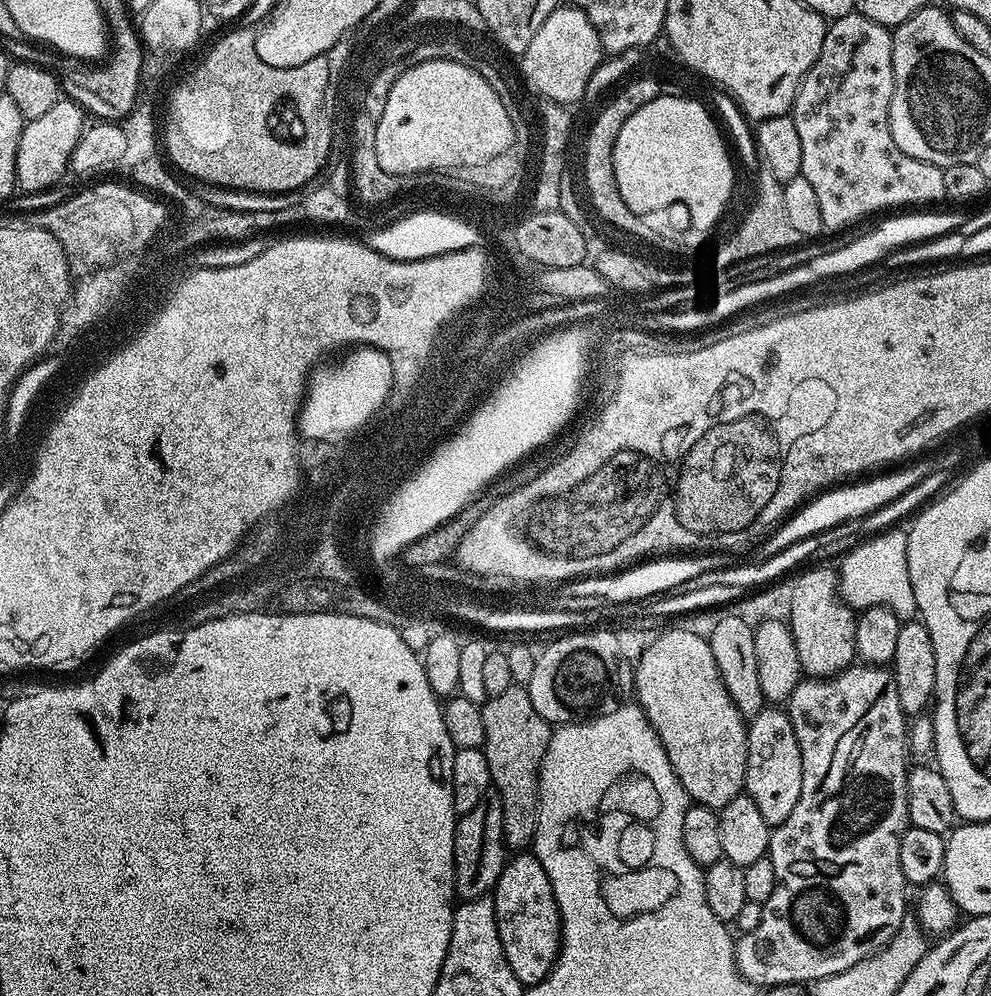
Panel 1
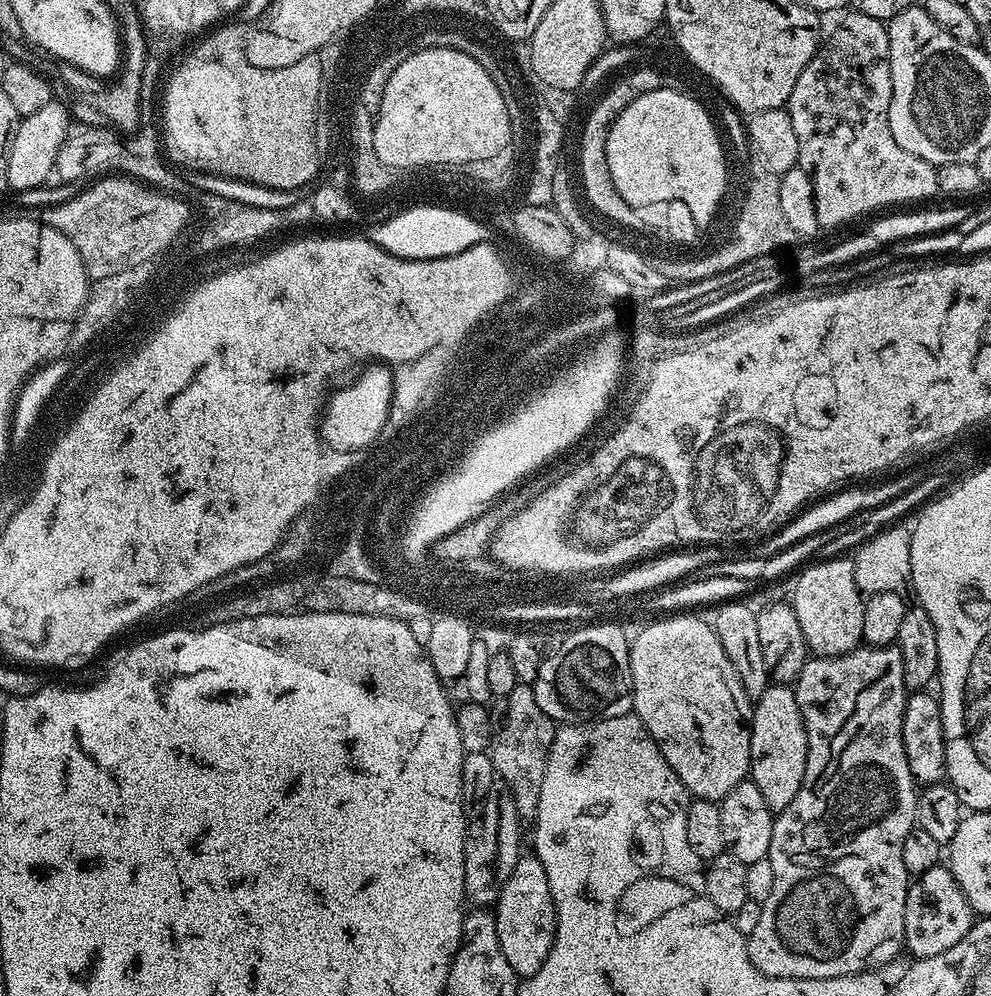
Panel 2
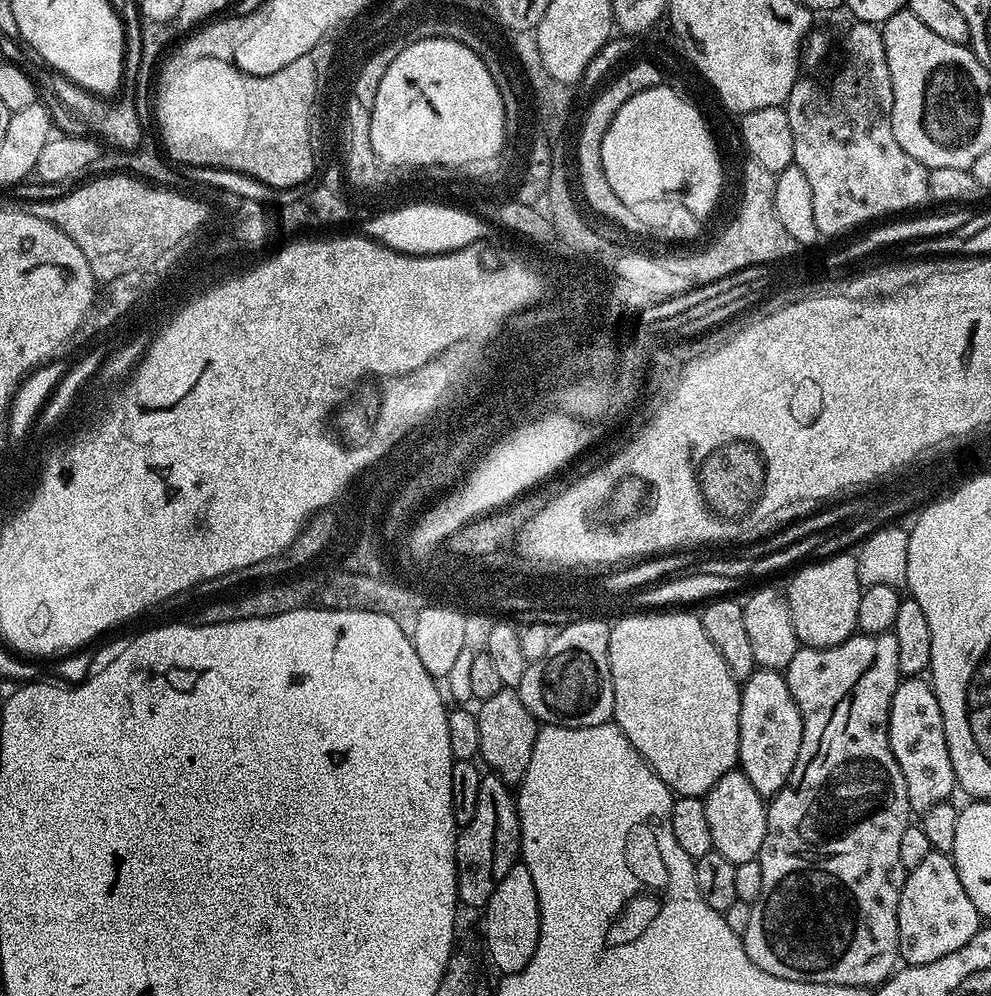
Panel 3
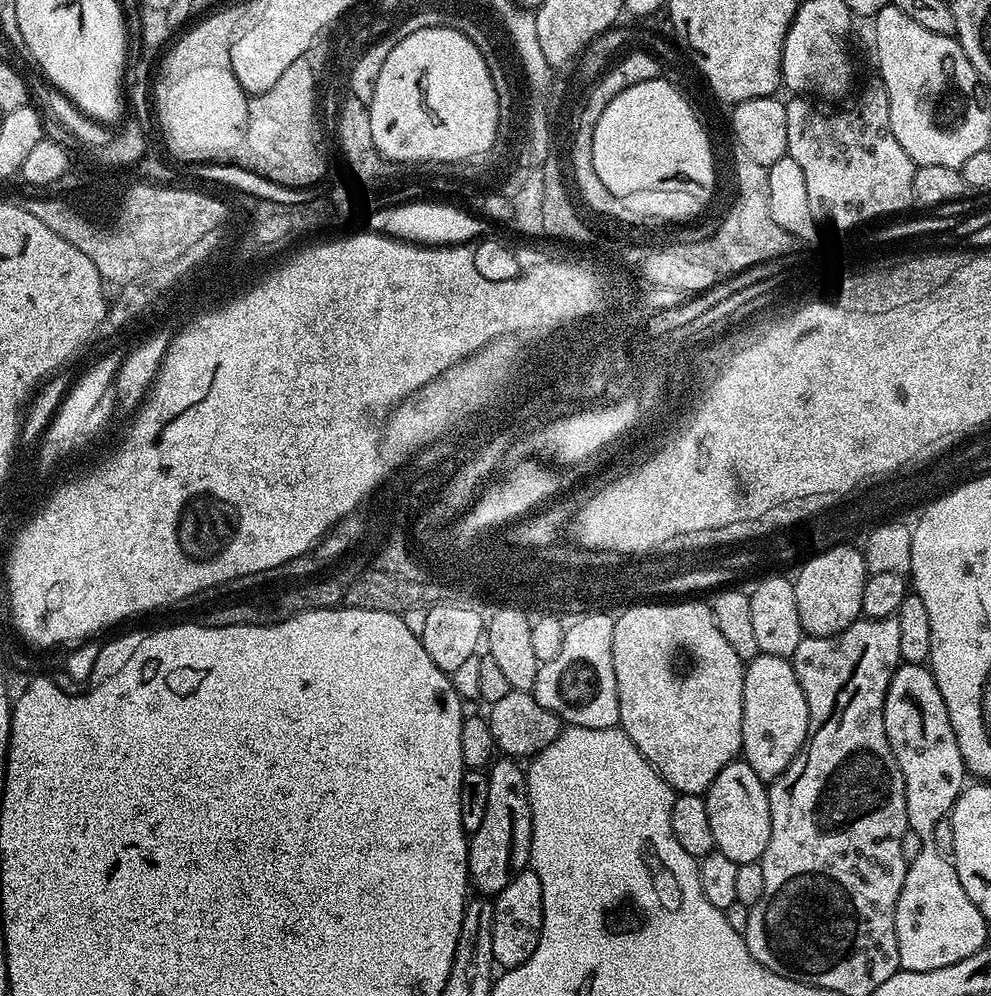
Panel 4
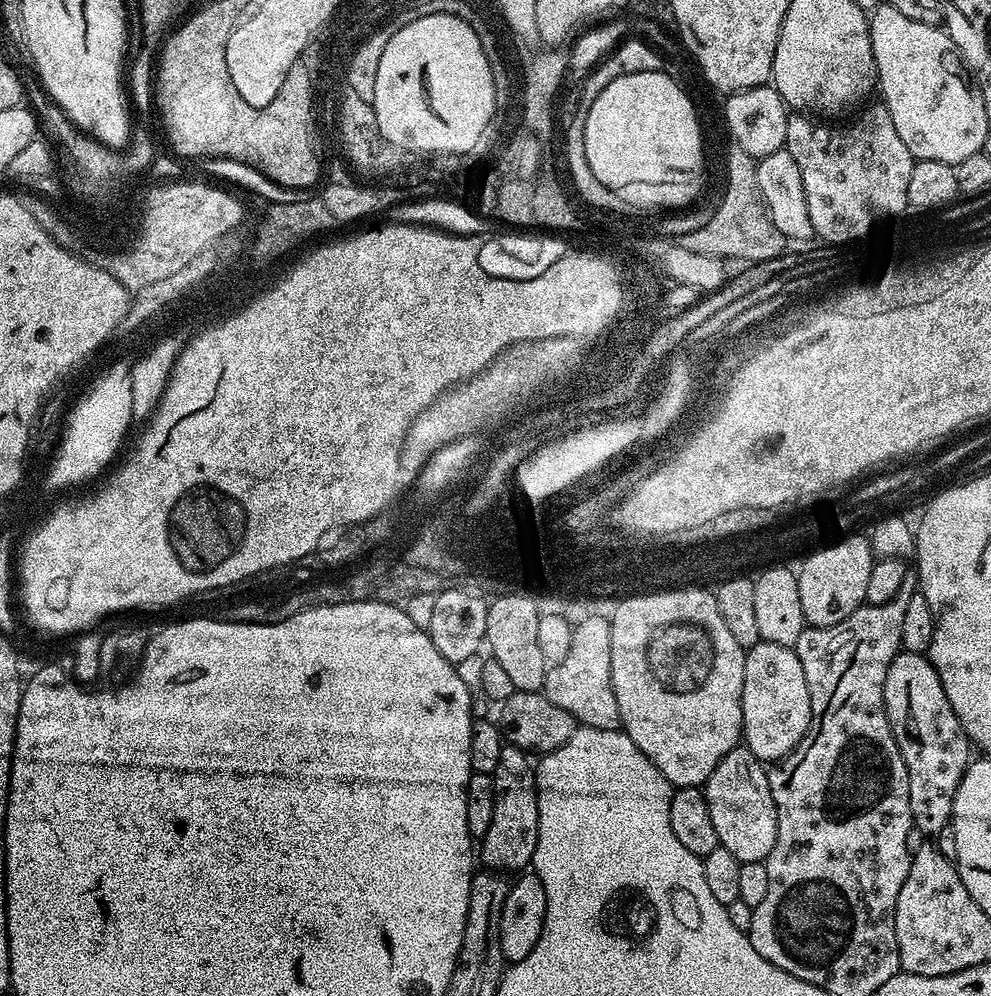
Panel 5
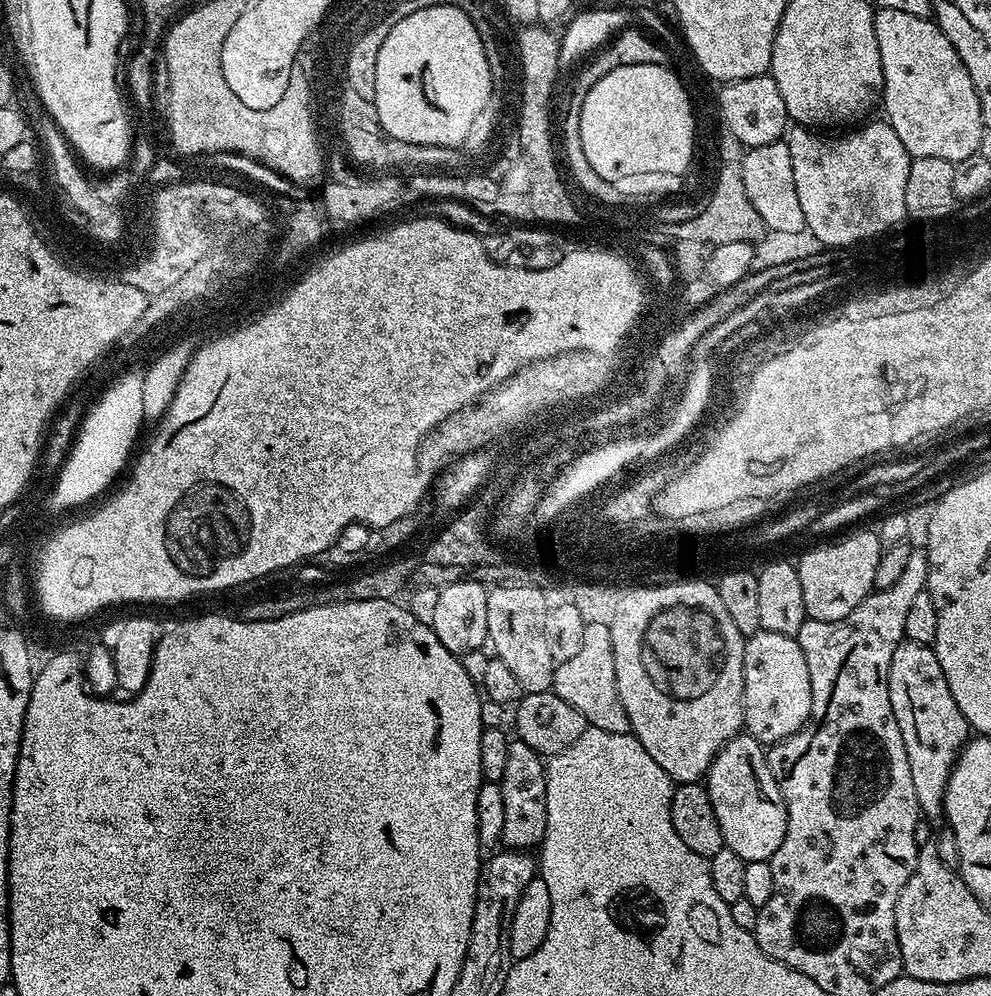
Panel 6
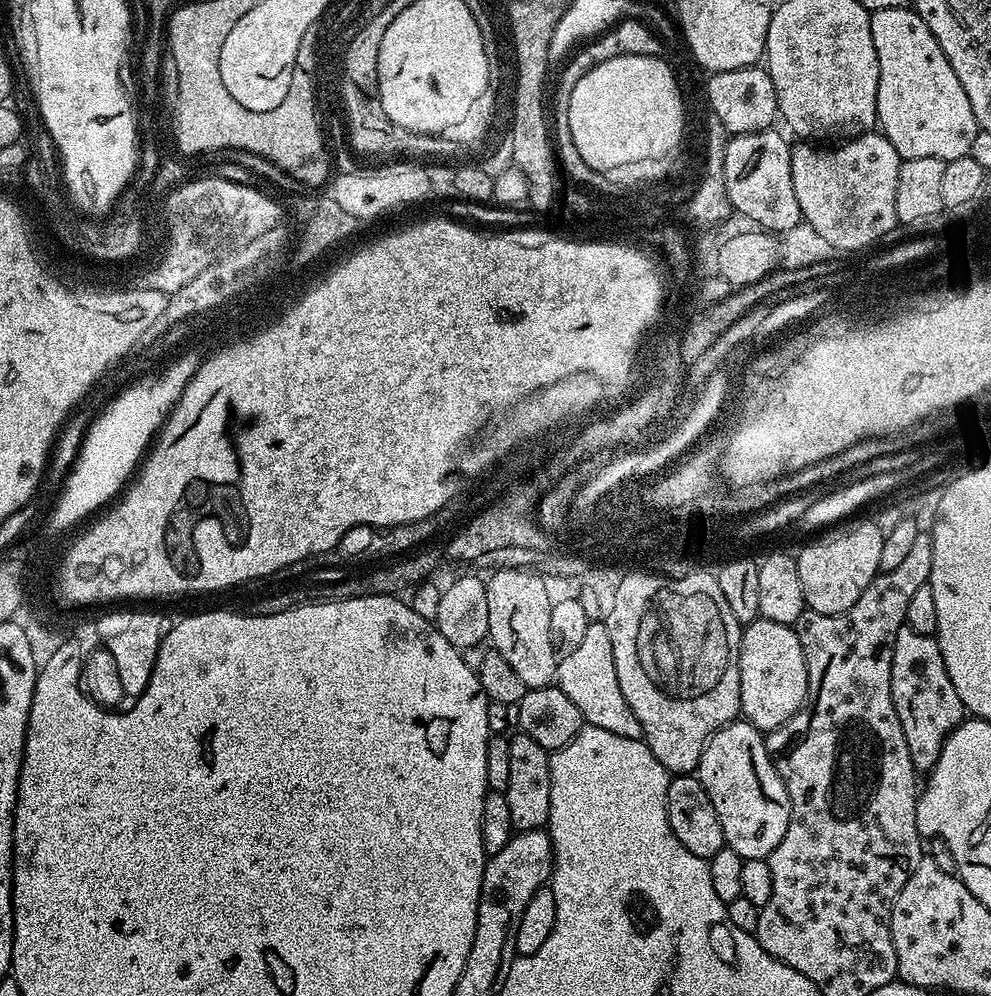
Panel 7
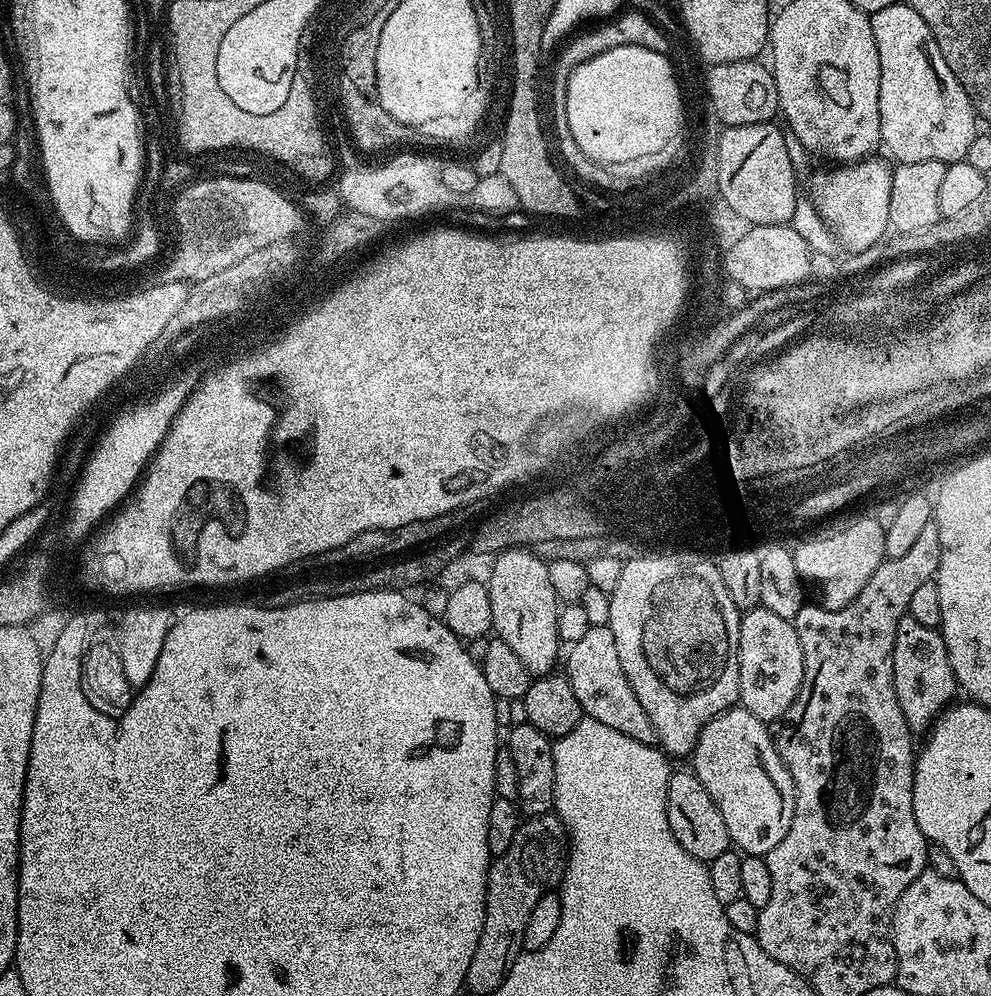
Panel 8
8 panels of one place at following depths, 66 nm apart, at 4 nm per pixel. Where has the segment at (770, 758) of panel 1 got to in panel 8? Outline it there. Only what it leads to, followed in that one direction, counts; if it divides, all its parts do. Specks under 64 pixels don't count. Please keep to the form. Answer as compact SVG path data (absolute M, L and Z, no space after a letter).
M764 607L749 608L740 617L738 638L738 666L740 667L739 707L754 718L765 722L779 721L794 702L804 677L802 642L795 623L778 618L774 610Z

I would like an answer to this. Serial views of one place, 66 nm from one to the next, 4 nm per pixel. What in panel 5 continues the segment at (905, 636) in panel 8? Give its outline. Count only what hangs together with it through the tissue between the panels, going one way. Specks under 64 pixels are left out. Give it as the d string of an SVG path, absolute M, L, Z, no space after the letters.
M896 653L886 670L884 705L902 762L906 762L912 823L925 834L938 834L949 827L954 794L970 763L970 741L958 714L954 714L954 706L950 706L950 698L946 698L938 670L925 653Z

